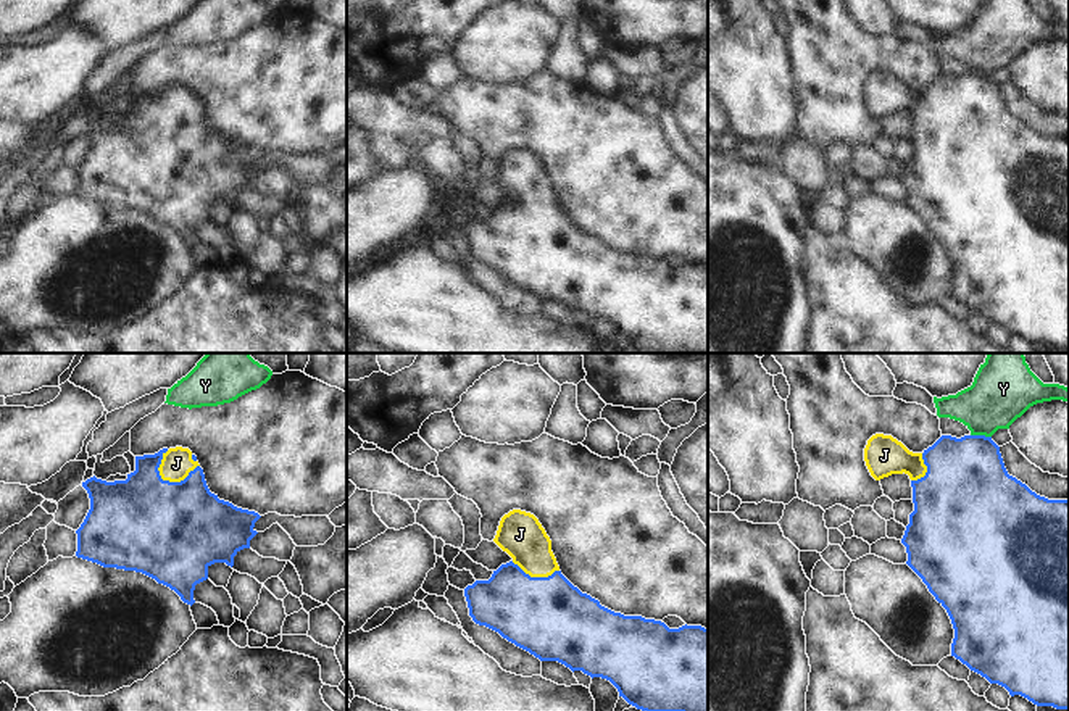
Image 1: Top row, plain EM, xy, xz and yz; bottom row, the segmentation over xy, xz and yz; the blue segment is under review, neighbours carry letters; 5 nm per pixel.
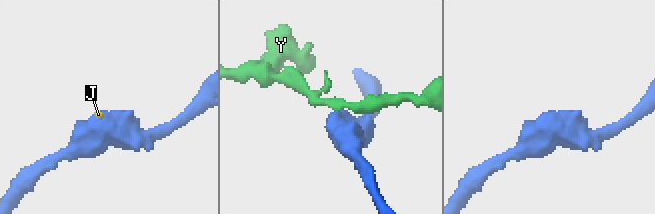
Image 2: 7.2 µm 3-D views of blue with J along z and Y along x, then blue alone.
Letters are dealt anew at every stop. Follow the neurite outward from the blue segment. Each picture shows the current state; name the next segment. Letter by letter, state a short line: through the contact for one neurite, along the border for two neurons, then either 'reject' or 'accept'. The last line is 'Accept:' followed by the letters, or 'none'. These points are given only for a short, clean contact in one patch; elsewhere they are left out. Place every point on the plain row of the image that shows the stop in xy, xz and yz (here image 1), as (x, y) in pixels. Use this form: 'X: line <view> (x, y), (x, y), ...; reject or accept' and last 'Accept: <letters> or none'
J: line xy (170, 170), (170, 128), (176, 121), (176, 102); accept
Y: line yz (971, 73), (990, 76); reject
Accept: J

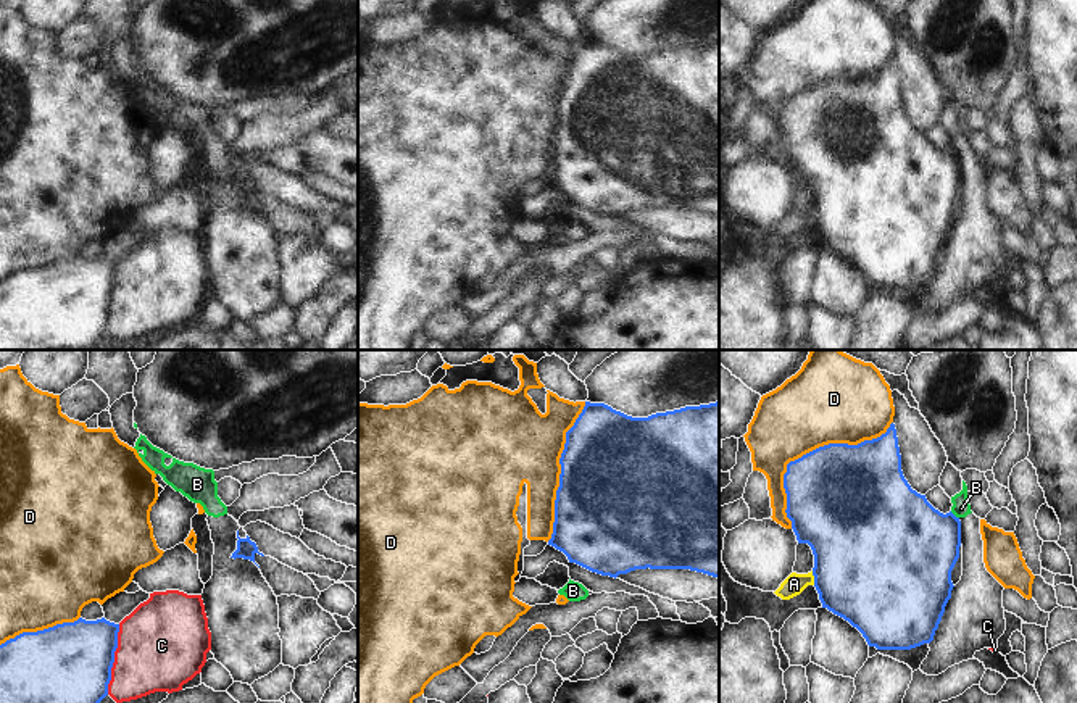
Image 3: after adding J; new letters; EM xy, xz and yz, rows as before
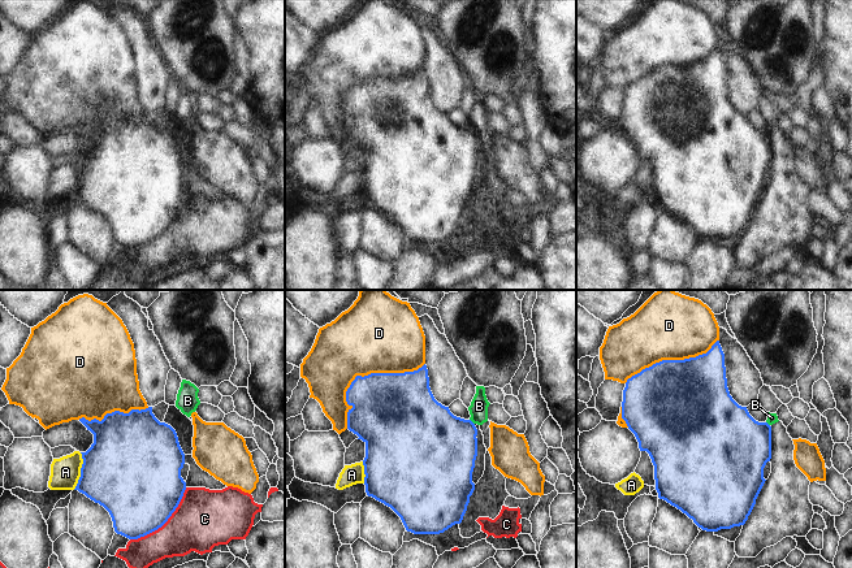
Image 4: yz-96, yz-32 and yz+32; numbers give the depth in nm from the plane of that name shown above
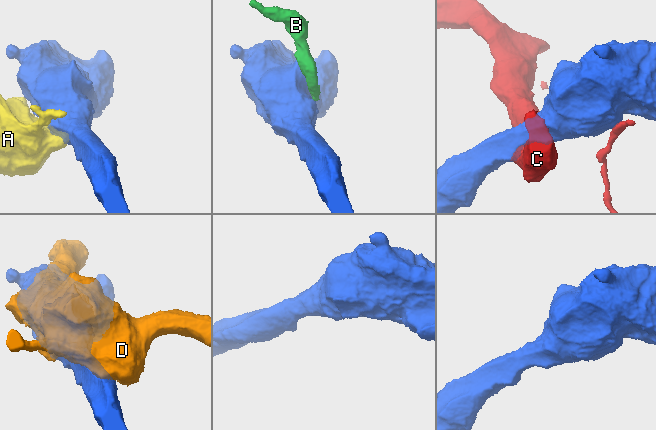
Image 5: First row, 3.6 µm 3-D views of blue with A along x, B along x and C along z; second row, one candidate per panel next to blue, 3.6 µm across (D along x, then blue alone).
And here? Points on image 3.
A: line yz (811, 210), (815, 223); reject
B: line yz (950, 150), (958, 157); reject
C: reject
D: reject
Accept: none

